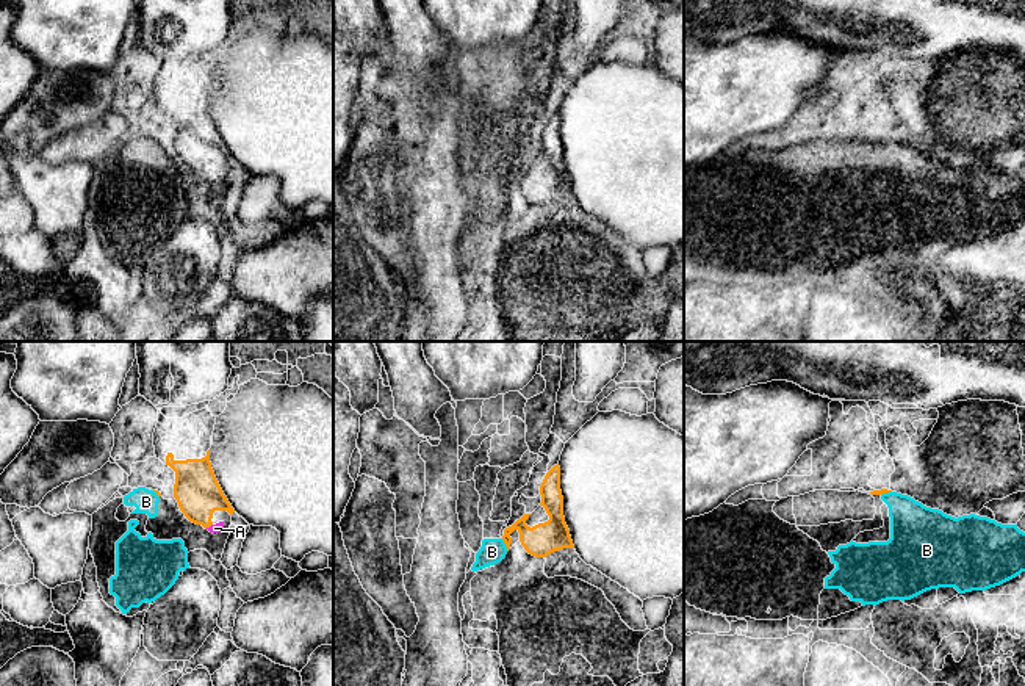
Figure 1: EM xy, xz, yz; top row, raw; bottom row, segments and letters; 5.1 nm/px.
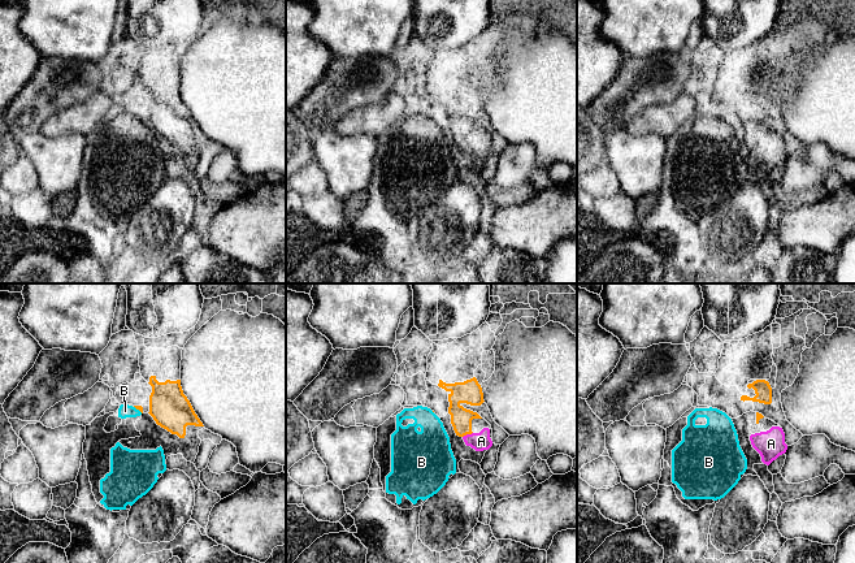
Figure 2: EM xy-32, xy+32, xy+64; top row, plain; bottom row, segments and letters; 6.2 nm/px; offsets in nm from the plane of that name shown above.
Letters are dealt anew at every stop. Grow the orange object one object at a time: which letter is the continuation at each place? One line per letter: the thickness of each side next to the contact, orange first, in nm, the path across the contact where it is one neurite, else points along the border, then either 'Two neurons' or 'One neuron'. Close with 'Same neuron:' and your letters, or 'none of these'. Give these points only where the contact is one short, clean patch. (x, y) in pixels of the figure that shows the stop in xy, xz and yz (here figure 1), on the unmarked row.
A: Thickness 240 nm (orange) against 50 nm. Path across: xy (197, 141), (197, 157), (208, 176), (215, 177). One neuron
B: Thickness 160 nm (orange) against 130 nm. Boundary: xz (501, 188), (507, 199). Two neurons
Same neuron: A

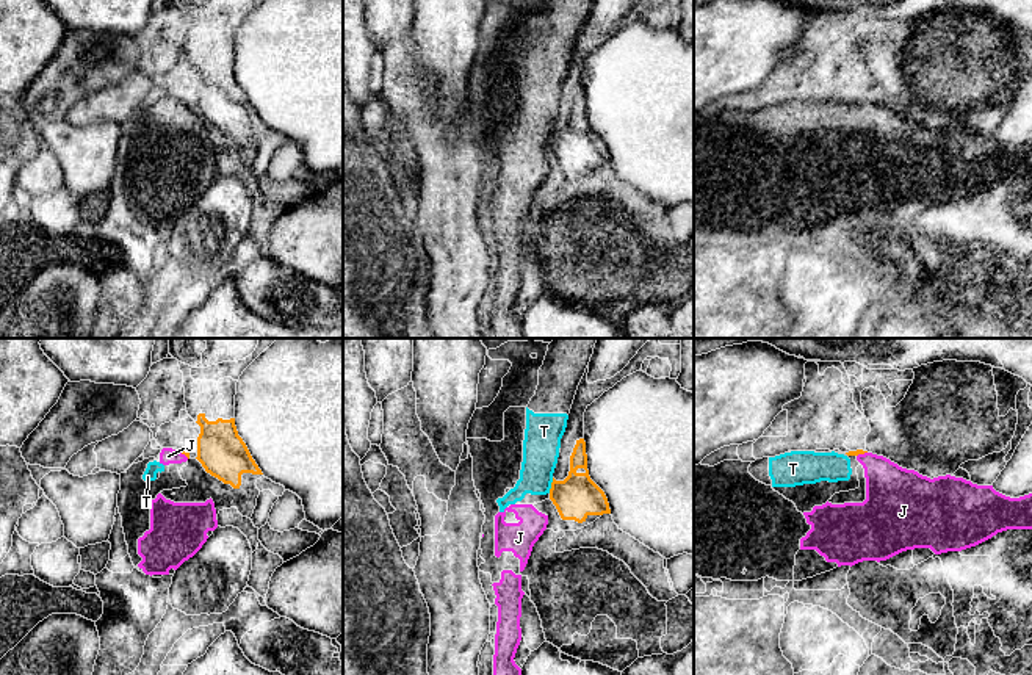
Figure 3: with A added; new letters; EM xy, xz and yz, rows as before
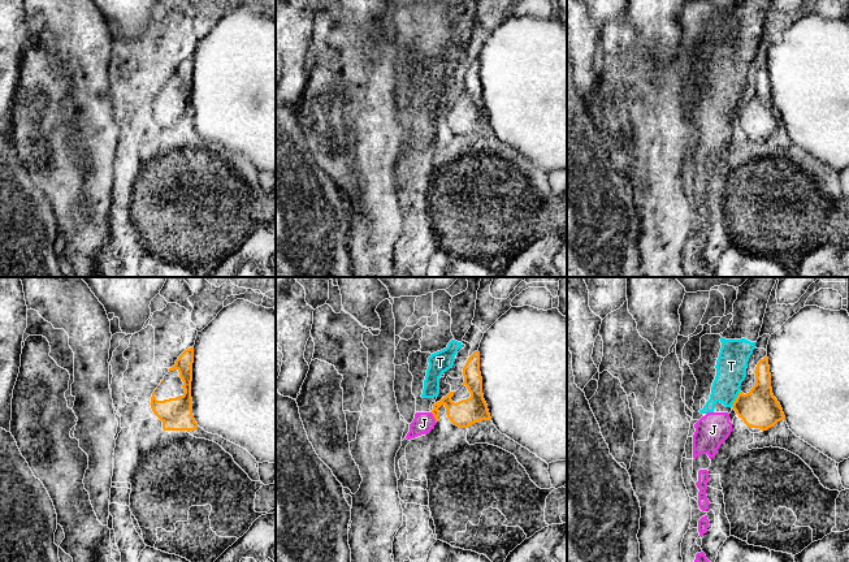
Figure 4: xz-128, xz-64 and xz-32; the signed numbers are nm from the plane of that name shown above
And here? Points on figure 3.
J: Thickness 30 nm (orange) against 260 nm. Boundary: yz (866, 101), (857, 105). Two neurons
T: Thickness 220 nm (orange) against 190 nm. Two neurons
Same neuron: none of these

